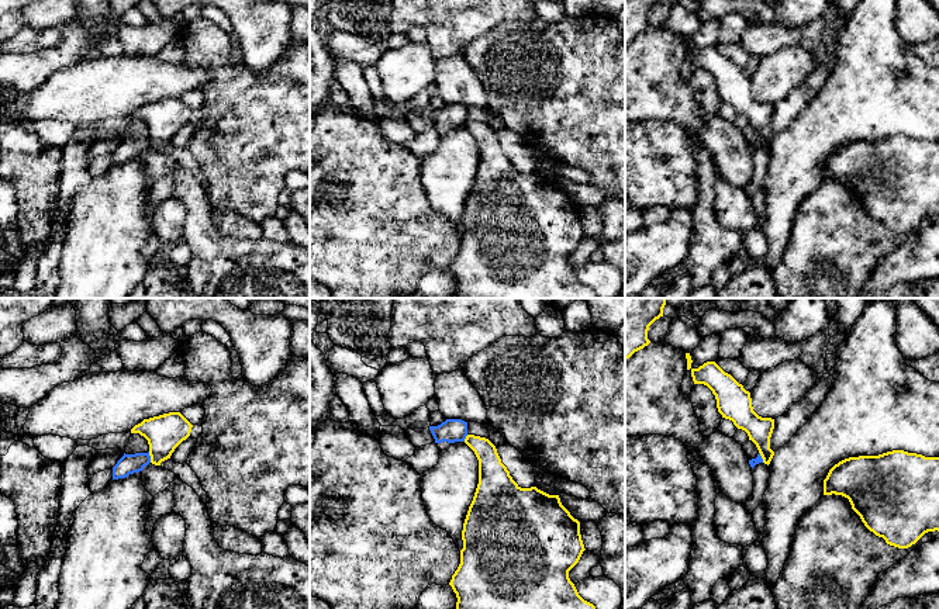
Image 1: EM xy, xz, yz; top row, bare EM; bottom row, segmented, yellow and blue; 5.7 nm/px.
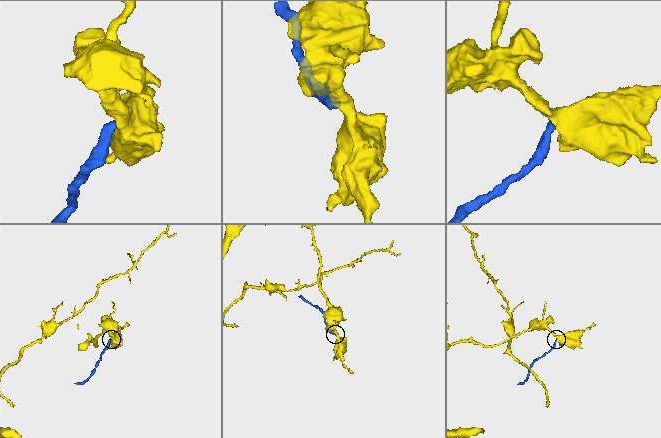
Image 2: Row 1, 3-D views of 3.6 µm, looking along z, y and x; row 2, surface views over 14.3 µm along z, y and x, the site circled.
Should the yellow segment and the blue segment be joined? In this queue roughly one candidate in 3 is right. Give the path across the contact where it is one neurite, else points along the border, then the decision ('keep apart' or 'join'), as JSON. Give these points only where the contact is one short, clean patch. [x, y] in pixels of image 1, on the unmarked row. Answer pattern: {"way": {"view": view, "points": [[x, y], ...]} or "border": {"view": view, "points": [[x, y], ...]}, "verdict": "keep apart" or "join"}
{"border": {"view": "xy", "points": [[148, 137], [151, 146]]}, "verdict": "keep apart"}

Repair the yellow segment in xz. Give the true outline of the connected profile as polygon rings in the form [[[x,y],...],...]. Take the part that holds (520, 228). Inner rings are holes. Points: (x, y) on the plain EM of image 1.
[[[467,120],[465,128],[474,136],[479,145],[479,169],[463,208],[460,249],[449,267],[458,283],[455,298],[600,298],[593,288],[579,280],[569,263],[569,256],[579,248],[586,233],[580,219],[580,207],[562,190],[559,180],[549,180],[536,172],[521,173],[501,148],[496,131],[489,124]]]

